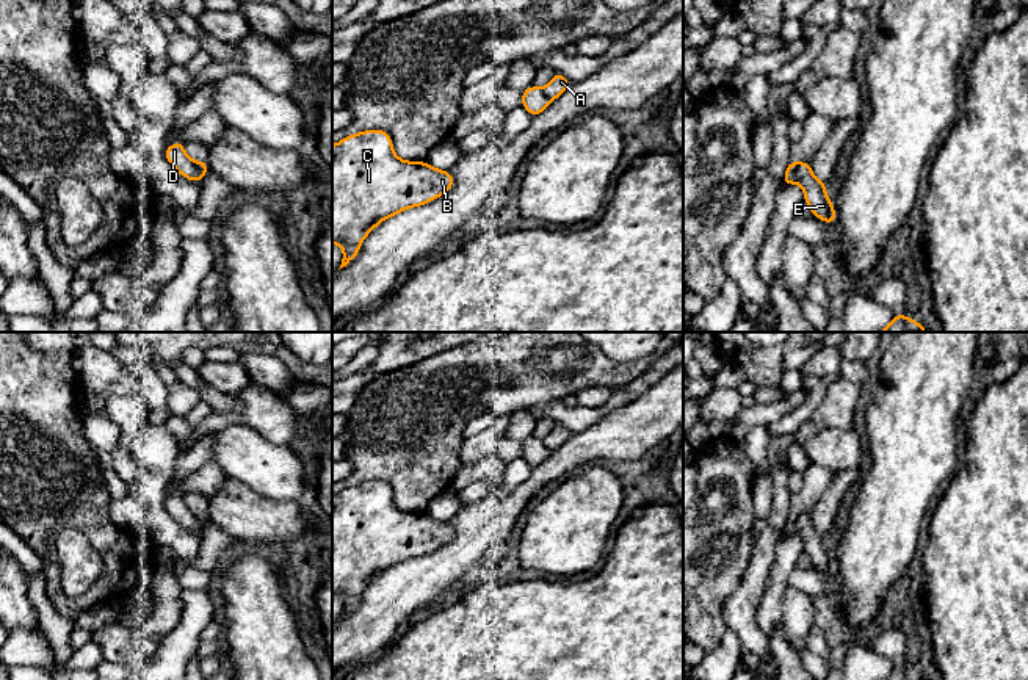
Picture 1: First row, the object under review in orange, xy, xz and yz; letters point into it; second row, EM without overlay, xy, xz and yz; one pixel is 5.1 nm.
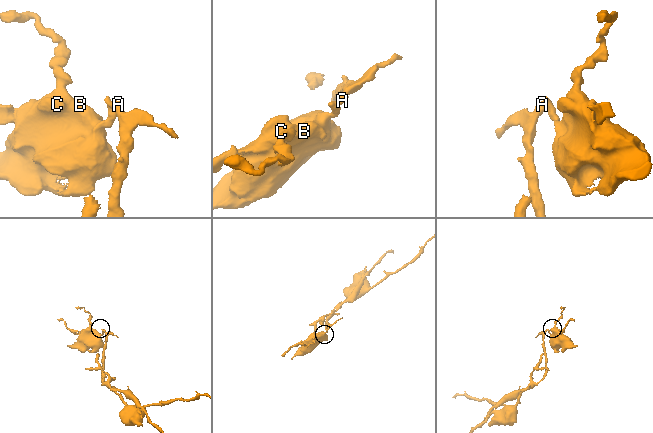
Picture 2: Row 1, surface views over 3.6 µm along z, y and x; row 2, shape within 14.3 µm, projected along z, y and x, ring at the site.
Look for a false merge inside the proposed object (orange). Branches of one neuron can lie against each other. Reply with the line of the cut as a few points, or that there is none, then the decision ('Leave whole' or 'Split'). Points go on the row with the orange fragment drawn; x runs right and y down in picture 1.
Split along xy (195, 163), (196, 180). Split

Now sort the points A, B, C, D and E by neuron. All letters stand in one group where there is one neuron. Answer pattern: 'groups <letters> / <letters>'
groups A / B C D E

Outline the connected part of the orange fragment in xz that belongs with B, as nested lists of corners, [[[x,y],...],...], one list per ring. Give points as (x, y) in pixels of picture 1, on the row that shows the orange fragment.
[[[364,130],[332,146],[332,244],[343,246],[340,268],[353,262],[364,238],[384,219],[411,207],[420,207],[453,188],[451,172],[426,161],[403,161],[393,152],[386,130]]]

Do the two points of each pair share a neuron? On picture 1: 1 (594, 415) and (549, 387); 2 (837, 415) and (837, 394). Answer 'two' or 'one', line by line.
1: two
2: one

